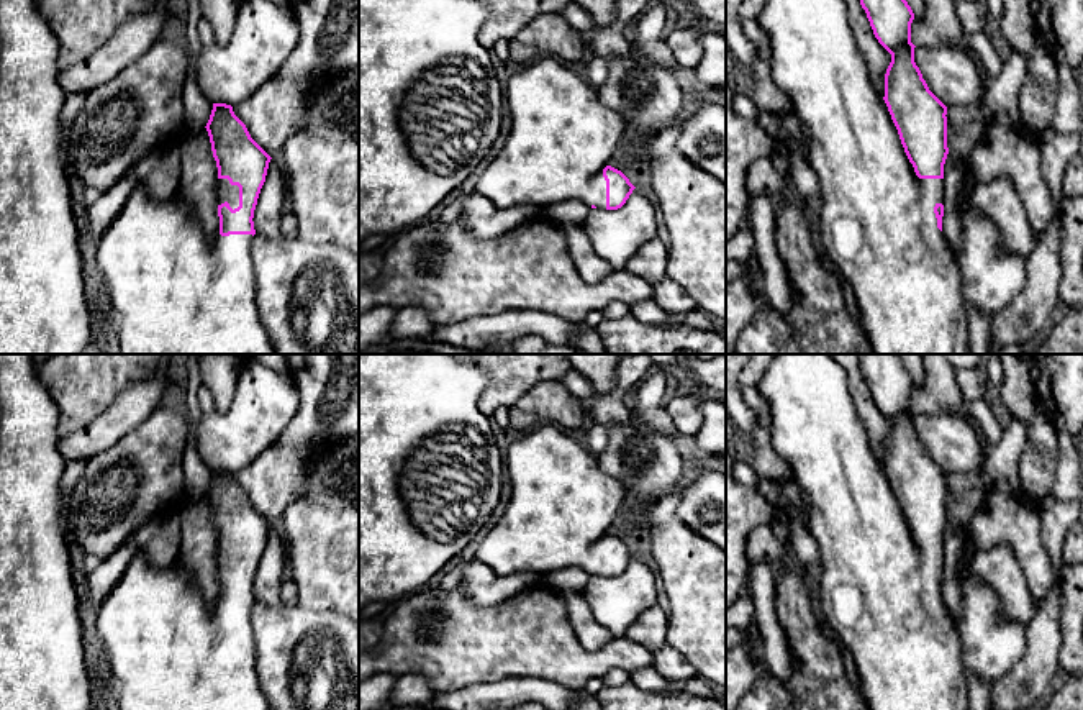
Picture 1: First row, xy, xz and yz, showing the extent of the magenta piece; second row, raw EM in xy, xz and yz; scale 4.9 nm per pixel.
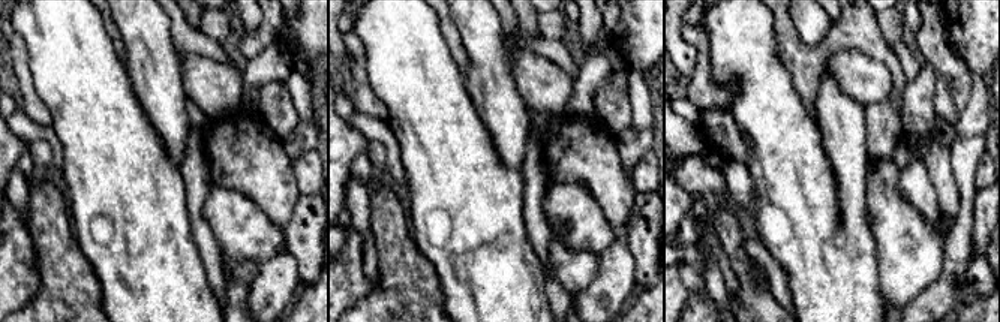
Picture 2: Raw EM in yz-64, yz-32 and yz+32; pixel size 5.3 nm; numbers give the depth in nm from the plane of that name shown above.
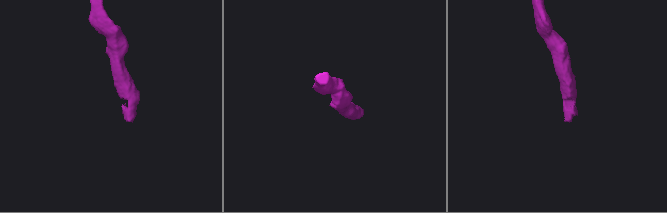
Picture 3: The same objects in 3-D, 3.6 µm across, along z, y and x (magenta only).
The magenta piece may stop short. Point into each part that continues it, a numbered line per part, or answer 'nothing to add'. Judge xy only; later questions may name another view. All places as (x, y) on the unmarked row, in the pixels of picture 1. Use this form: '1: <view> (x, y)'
1: xy (225, 559)

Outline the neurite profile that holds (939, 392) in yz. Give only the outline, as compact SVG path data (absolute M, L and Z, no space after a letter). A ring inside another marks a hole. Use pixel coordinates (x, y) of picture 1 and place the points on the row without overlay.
M921 354L922 382L911 390L911 410L914 413L947 413L968 421L990 448L980 425L963 412L963 397L957 382L957 369L945 354Z

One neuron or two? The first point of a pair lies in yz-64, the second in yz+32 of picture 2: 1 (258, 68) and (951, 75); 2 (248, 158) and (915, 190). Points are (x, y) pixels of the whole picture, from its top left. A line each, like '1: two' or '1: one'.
1: two
2: two

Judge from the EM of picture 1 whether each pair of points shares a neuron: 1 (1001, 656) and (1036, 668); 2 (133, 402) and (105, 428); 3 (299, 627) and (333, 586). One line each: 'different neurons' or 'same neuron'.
1: different neurons
2: same neuron
3: different neurons

